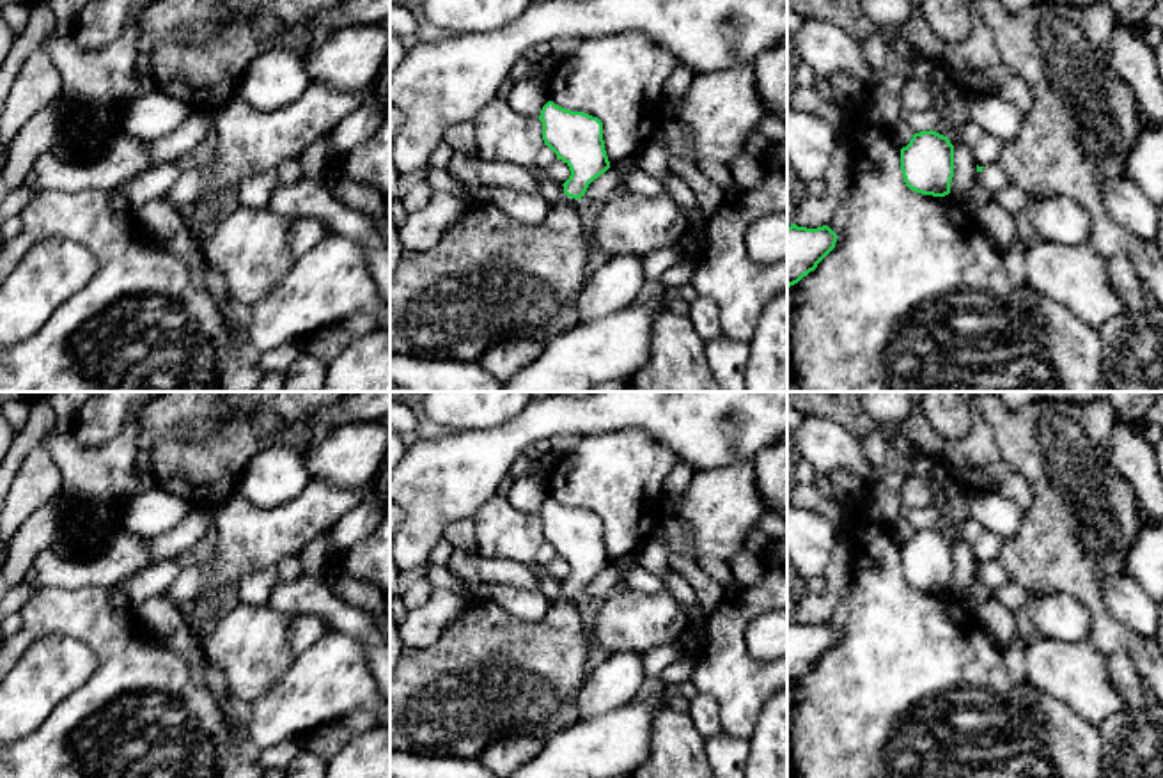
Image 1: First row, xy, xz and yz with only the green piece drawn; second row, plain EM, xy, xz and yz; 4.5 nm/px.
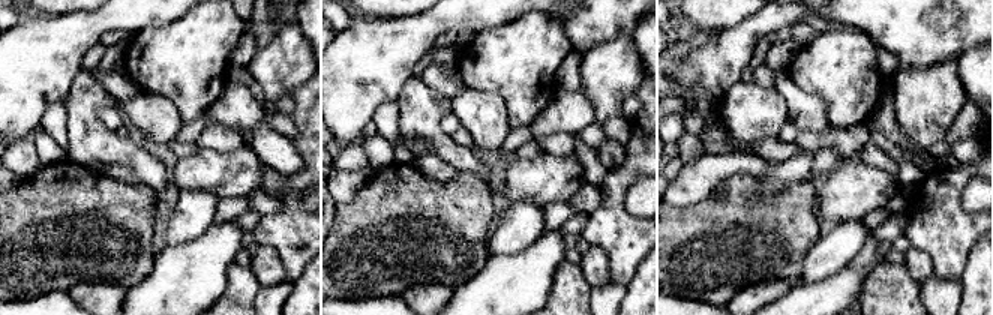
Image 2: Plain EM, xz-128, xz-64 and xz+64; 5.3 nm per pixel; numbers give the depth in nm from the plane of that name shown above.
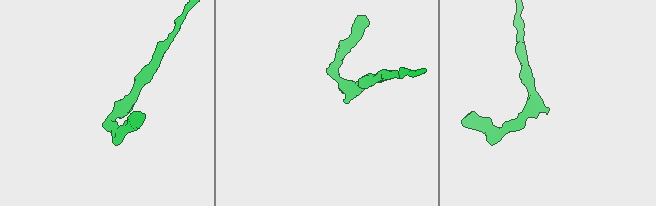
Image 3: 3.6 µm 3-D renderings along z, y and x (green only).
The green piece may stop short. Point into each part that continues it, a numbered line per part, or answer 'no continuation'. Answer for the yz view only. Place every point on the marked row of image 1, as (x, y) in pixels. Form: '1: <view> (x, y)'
1: yz (991, 178)

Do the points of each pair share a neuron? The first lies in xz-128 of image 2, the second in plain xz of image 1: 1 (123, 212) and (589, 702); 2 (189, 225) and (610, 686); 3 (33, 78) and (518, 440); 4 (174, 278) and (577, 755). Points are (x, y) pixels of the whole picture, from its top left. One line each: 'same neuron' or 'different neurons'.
1: different neurons
2: same neuron
3: same neuron
4: same neuron

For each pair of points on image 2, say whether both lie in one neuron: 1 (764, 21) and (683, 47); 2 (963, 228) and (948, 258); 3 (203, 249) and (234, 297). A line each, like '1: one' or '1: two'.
1: two
2: one
3: two

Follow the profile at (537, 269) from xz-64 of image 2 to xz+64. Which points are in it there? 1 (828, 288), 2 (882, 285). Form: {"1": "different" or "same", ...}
{"1": "same", "2": "different"}

